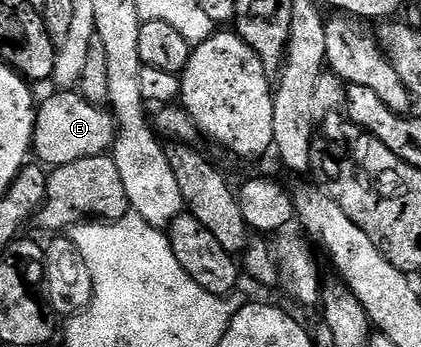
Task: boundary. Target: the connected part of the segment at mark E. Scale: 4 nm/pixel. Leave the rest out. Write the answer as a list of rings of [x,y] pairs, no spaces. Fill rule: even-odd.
[[[62,89],[54,94],[58,95],[38,107],[38,120],[34,123],[33,154],[51,168],[107,154],[118,138],[120,127],[115,116],[99,104],[88,102],[77,90]]]

